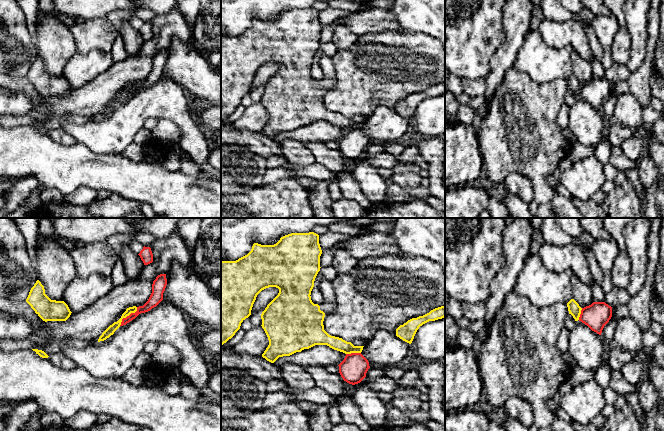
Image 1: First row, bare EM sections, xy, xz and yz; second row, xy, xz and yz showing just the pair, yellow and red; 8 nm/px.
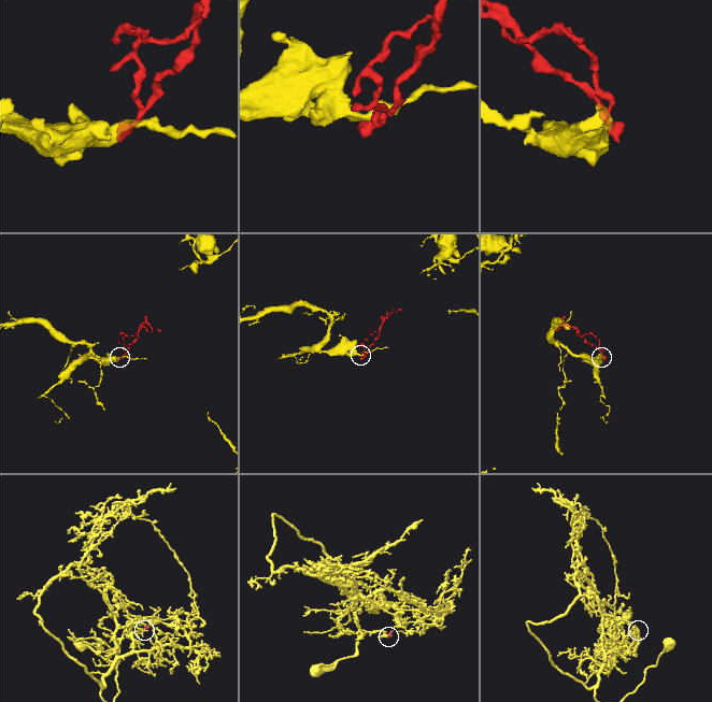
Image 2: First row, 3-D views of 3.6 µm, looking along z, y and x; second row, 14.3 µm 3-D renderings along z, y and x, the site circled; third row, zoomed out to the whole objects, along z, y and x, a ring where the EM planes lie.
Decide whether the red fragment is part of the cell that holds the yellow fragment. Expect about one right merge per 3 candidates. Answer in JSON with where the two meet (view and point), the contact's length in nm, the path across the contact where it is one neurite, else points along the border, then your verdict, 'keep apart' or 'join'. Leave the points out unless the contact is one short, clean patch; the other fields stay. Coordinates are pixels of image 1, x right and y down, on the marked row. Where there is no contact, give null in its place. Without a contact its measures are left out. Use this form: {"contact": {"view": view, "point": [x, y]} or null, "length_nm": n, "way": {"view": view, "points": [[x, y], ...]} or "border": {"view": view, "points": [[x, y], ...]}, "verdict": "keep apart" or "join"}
{"contact": {"view": "xy", "point": [127, 315]}, "length_nm": 220, "border": {"view": "xy", "points": [[137, 307], [134, 312], [124, 317], [119, 325]]}, "verdict": "keep apart"}

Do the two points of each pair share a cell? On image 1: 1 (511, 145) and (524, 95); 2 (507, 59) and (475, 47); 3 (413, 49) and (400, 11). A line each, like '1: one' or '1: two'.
1: one
2: two
3: two

